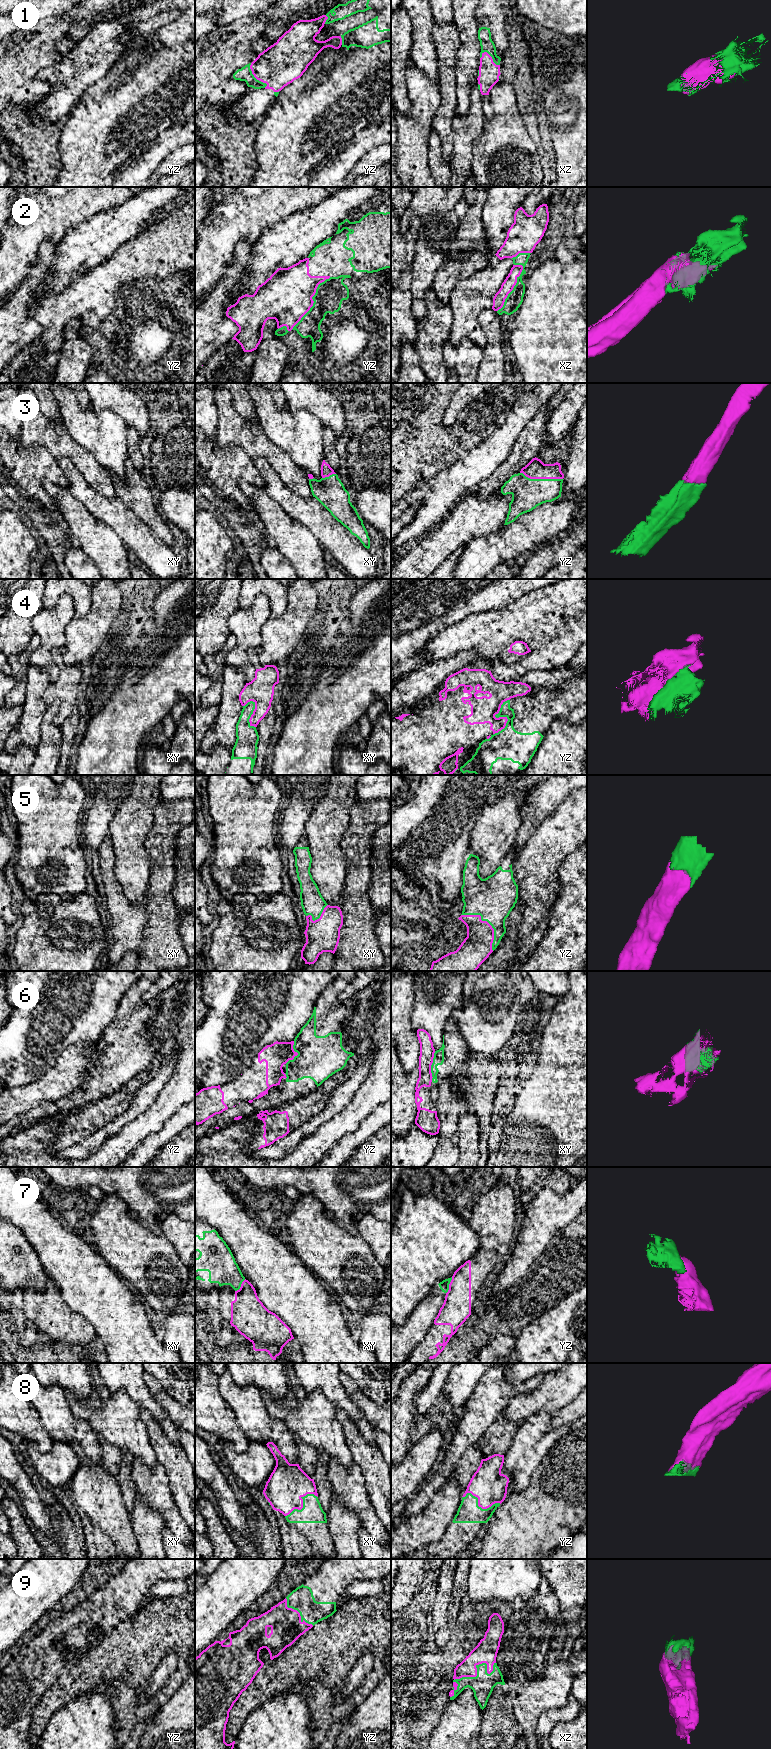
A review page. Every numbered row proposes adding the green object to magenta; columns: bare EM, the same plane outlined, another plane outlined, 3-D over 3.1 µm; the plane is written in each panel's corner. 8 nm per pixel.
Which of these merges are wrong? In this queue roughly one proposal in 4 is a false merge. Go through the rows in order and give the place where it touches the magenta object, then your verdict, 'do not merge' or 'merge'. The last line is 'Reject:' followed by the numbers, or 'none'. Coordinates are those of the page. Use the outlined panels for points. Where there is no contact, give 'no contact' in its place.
1: meets magenta in yz at (255, 77); merge
2: meets magenta in yz at (313, 301); merge
3: meets magenta in yz at (541, 478); merge
4: meets magenta in yz at (501, 717); do not merge
5: meets magenta in yz at (487, 922); merge
6: meets magenta in xy at (430, 1066); do not merge
7: meets magenta in yz at (449, 1285); do not merge
8: meets magenta in yz at (478, 1505); merge
9: meets magenta in xz at (476, 1675); merge
Reject: 4, 6, 7

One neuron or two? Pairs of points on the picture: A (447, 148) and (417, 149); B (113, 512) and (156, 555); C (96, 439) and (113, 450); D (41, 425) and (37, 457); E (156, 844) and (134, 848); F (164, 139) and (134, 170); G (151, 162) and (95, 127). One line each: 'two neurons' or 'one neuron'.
A: two neurons
B: one neuron
C: one neuron
D: two neurons
E: two neurons
F: one neuron
G: two neurons

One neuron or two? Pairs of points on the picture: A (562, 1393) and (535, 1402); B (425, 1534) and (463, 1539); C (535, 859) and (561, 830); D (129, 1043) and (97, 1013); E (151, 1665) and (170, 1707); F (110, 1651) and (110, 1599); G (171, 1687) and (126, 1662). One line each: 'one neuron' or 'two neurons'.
A: one neuron
B: two neurons
C: one neuron
D: two neurons
E: two neurons
F: two neurons
G: one neuron

